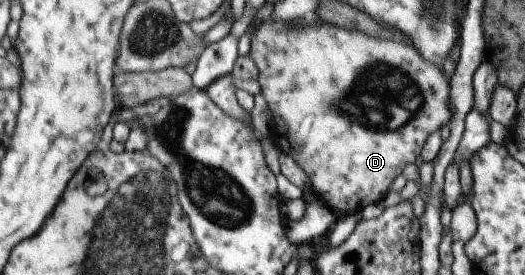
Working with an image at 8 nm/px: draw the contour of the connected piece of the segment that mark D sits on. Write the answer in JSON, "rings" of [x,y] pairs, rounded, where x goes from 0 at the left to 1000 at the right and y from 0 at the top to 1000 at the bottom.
{"rings":[[[510,69],[480,95],[476,185],[470,204],[488,240],[495,342],[510,378],[510,400],[518,422],[514,469],[522,524],[535,556],[552,567],[564,596],[571,596],[587,640],[592,698],[604,705],[610,735],[621,742],[642,785],[663,778],[663,771],[680,775],[703,742],[724,735],[750,647],[762,636],[775,596],[787,596],[796,575],[813,495],[836,476],[846,451],[857,444],[857,378],[853,378],[857,313],[842,269],[842,251],[819,225],[808,225],[800,211],[800,196],[773,156],[712,145],[705,131],[693,131],[690,116],[663,116],[663,109],[651,109],[651,102],[627,84],[606,87],[606,95],[598,95],[598,87],[564,95],[560,80],[518,80]]]}

